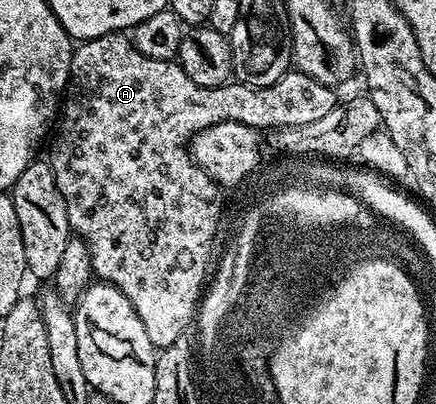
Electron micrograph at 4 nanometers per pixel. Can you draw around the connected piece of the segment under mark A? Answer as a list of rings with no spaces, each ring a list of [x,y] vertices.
[[[116,32],[114,34],[106,34],[105,36],[97,36],[96,38],[89,38],[80,41],[78,45],[74,47],[73,53],[71,55],[71,75],[67,77],[67,88],[65,93],[61,98],[61,105],[57,111],[57,121],[53,126],[53,133],[49,138],[49,146],[51,142],[51,155],[49,155],[49,161],[51,167],[53,168],[53,177],[57,179],[57,188],[61,188],[61,196],[65,200],[65,208],[69,212],[69,224],[73,231],[74,237],[85,240],[85,244],[89,248],[89,256],[91,257],[91,263],[93,264],[93,275],[98,281],[108,282],[110,286],[117,287],[118,290],[129,300],[129,304],[133,304],[133,308],[137,312],[137,316],[141,316],[141,324],[145,324],[145,332],[149,336],[149,340],[155,347],[162,348],[164,346],[169,346],[173,344],[173,340],[176,339],[176,335],[180,335],[184,331],[184,327],[187,323],[187,318],[190,318],[191,308],[195,302],[195,296],[198,294],[198,288],[200,282],[203,281],[204,271],[207,271],[207,266],[209,263],[210,254],[214,250],[214,225],[213,225],[213,208],[215,205],[213,201],[215,199],[215,190],[211,186],[210,177],[204,172],[200,166],[196,166],[189,149],[189,143],[192,138],[198,136],[205,128],[209,128],[215,124],[221,124],[222,122],[240,122],[246,126],[253,126],[256,128],[276,128],[281,126],[289,125],[301,125],[301,124],[313,124],[315,120],[321,119],[321,116],[325,116],[333,107],[337,105],[337,98],[335,98],[336,91],[330,86],[321,84],[317,80],[313,80],[307,74],[303,74],[302,71],[296,70],[294,68],[287,71],[286,74],[281,75],[279,79],[273,84],[268,86],[253,86],[250,84],[244,84],[242,86],[238,80],[232,80],[227,83],[226,86],[202,86],[201,84],[193,84],[193,80],[189,80],[189,76],[185,76],[185,72],[179,67],[178,61],[172,60],[166,62],[165,60],[153,60],[153,56],[145,56],[145,52],[139,52],[137,48],[131,43],[130,37],[126,33]]]

